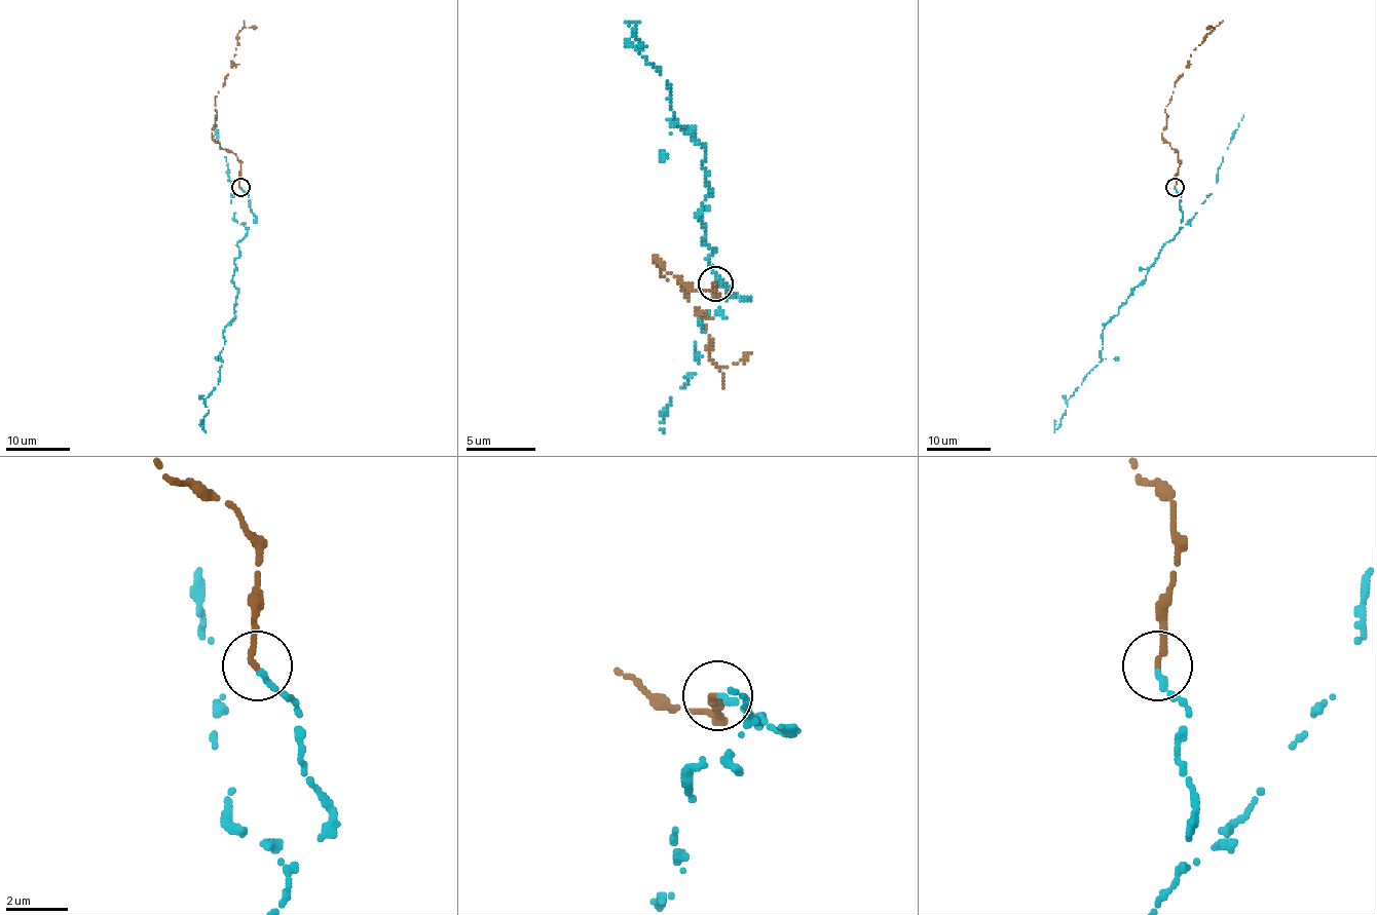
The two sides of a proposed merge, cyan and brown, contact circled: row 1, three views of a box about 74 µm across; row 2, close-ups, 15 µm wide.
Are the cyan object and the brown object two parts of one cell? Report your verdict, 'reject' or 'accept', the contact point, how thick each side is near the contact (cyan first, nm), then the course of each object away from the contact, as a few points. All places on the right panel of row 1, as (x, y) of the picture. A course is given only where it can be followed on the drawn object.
accept | (1175, 187) | 220/220 nm | cyan via (1175, 187), (1180, 232), (1103, 330), (1101, 360), (1067, 401), (1057, 429), (1054, 419) | brown via (1175, 187), (1180, 161), (1178, 152), (1161, 136), (1166, 124), (1164, 109), (1190, 54), (1213, 27), (1206, 27)

